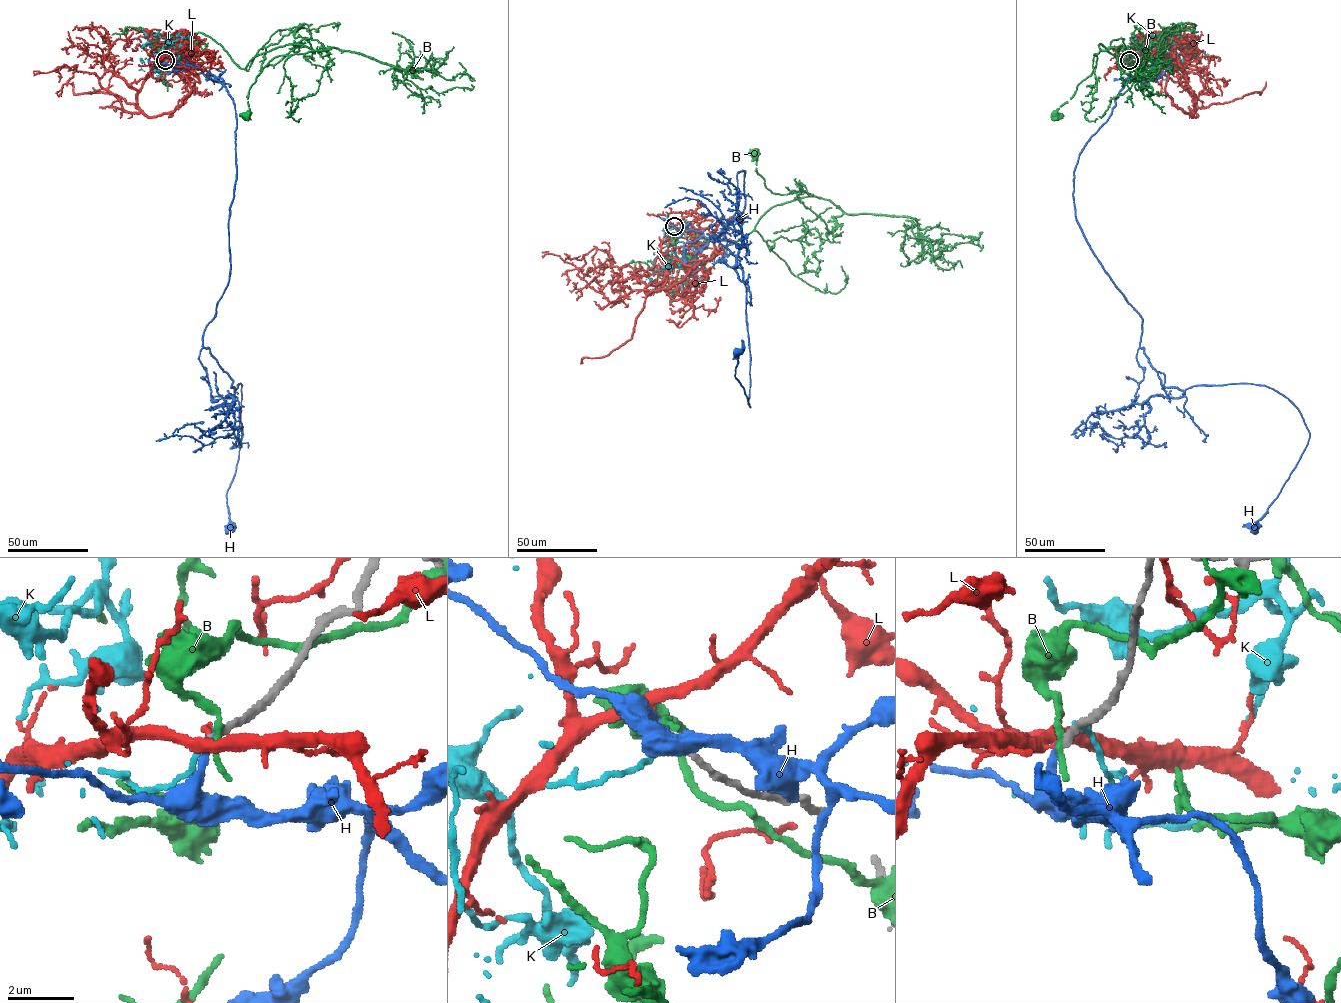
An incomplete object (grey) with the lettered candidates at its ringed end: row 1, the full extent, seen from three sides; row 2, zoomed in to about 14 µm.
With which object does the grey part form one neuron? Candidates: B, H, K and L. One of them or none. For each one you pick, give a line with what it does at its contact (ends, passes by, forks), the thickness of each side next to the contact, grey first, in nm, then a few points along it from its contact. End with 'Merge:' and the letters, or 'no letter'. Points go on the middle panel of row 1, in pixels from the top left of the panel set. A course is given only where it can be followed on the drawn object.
H: it ends | 280/200 nm | via (674, 226), (718, 235), (743, 213), (745, 171), (724, 236), (711, 238), (741, 258), (750, 407), (737, 353)
Merge: H

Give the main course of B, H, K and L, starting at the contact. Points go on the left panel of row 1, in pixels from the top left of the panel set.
B: (166, 60), (191, 44), (203, 50), (198, 32), (241, 68), (288, 44), (312, 50), (274, 57), (247, 116)
H: (166, 60), (218, 81), (235, 109), (229, 281), (202, 337), (231, 387), (242, 385), (228, 530)
K: (166, 60), (156, 65), (168, 42), (178, 53), (173, 58), (154, 42), (141, 51), (141, 58)
L: (165, 60), (129, 85), (137, 91), (138, 112), (126, 112), (94, 73), (70, 69), (77, 65), (57, 91)

